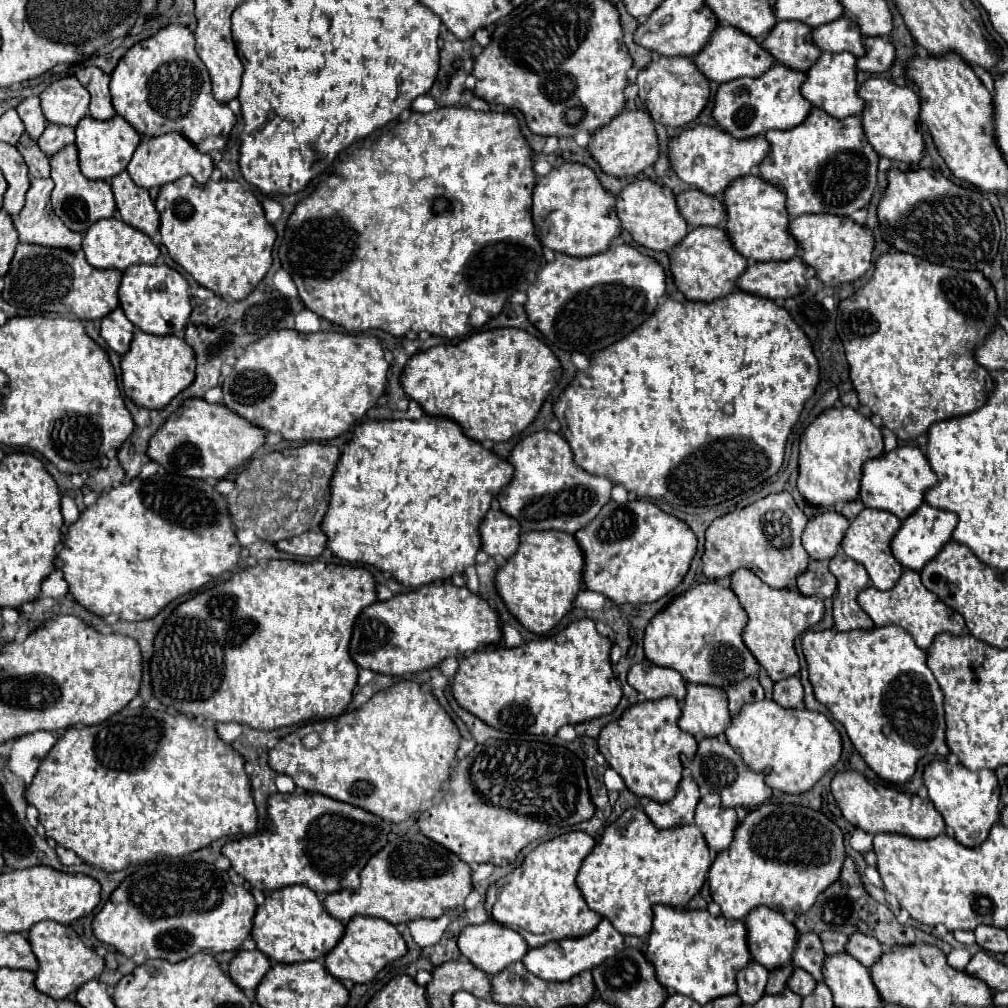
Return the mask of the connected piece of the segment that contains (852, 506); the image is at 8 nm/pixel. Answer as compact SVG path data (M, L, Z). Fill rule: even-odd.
M859 498L857 500L851 500L851 502L847 502L847 504L843 504L843 508L841 508L841 514L845 516L845 518L849 518L849 520L853 520L861 510L863 510L865 506L863 506L863 502L859 502Z

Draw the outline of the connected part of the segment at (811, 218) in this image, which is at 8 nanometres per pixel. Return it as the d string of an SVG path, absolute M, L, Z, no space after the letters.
M807 214L793 218L787 230L797 240L801 248L801 260L805 262L805 266L813 268L815 276L825 286L853 282L861 278L871 266L871 256L875 246L873 234L849 218L831 216L831 214Z

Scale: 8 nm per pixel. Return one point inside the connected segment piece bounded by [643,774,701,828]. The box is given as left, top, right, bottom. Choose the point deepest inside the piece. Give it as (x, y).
(680, 809)

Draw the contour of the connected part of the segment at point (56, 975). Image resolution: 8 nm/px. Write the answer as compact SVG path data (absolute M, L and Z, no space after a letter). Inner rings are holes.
M43 920L31 928L27 940L39 962L39 968L35 970L35 988L55 1000L75 994L81 984L85 984L87 980L95 980L103 972L103 958L97 956L93 948L85 946L69 926L57 924L53 920Z

